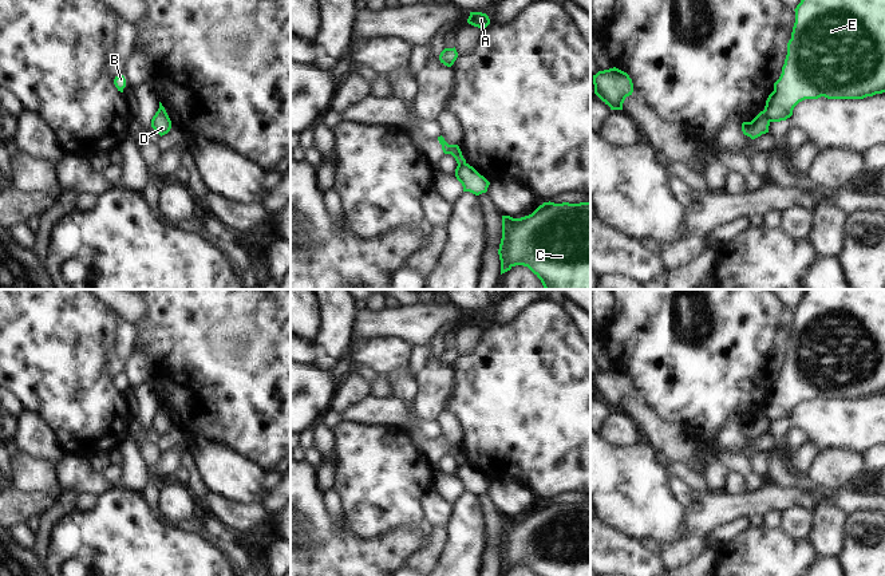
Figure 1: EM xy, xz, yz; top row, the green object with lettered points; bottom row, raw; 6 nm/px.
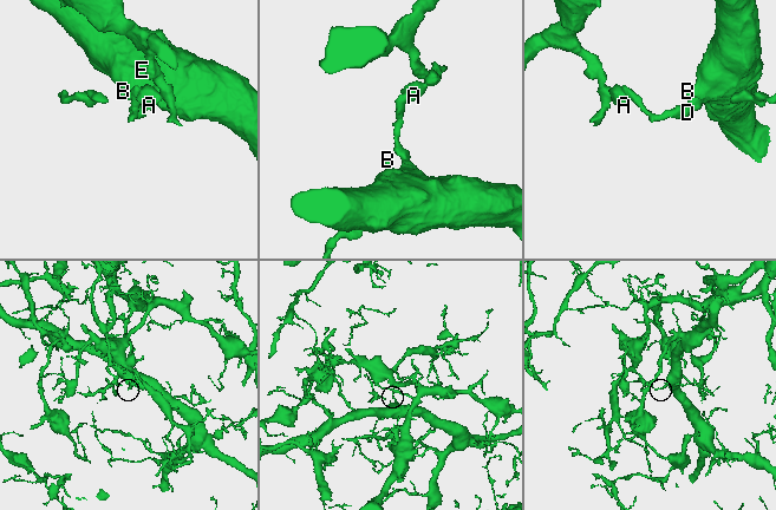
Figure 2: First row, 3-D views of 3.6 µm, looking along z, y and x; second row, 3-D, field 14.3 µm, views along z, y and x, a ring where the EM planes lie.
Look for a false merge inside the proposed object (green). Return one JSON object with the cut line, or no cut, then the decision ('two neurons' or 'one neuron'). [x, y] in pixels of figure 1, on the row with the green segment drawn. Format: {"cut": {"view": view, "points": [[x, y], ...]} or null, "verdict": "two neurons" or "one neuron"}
{"cut": {"view": "yz", "points": [[763, 110], [770, 121]]}, "verdict": "two neurons"}

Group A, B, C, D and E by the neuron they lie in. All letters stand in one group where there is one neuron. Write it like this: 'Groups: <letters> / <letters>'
Groups: A D / B C E

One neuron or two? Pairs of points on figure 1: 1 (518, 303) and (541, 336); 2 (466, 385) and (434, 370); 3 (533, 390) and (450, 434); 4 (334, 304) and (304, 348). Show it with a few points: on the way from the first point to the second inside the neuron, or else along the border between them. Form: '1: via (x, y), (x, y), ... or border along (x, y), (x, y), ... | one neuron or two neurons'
1: border along (532, 303), (526, 304), (508, 322), (496, 323) | two neurons
2: border along (451, 367), (451, 390), (443, 409) | two neurons
3: border along (445, 409), (459, 423), (462, 438), (458, 445) | two neurons
4: border along (316, 343), (323, 352) | two neurons

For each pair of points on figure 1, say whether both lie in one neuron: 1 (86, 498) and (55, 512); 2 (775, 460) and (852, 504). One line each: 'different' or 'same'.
1: different
2: same

